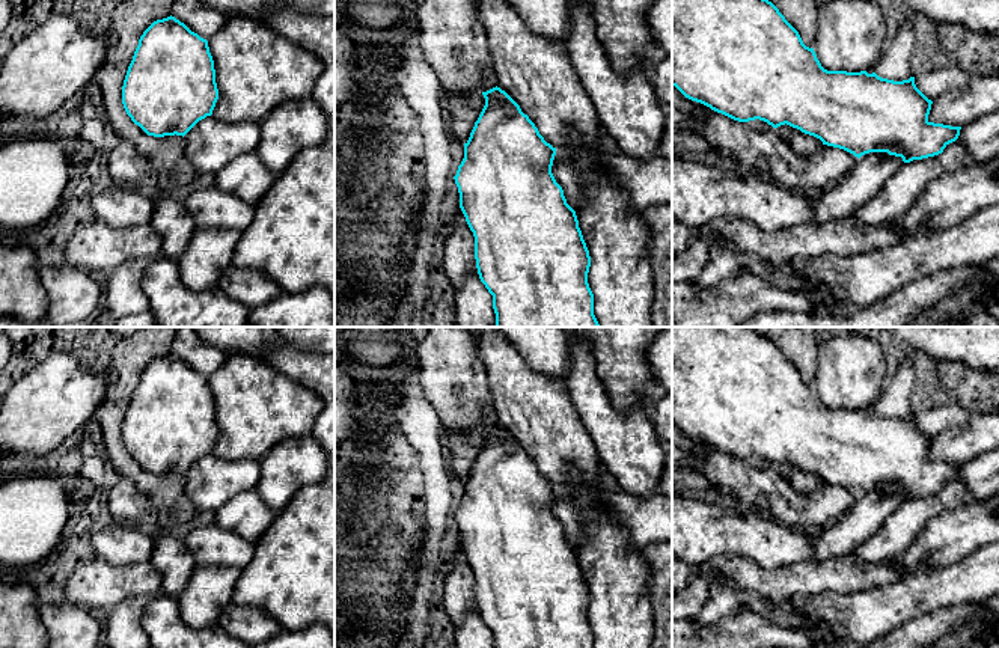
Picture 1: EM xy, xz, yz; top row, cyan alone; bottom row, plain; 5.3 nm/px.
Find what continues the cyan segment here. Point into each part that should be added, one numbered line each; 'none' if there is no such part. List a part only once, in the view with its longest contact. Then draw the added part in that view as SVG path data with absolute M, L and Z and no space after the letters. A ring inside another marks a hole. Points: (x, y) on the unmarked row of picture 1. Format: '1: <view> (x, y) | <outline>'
none

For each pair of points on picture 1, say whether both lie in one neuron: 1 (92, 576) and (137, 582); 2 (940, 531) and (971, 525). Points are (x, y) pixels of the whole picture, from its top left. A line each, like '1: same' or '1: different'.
1: same
2: same

